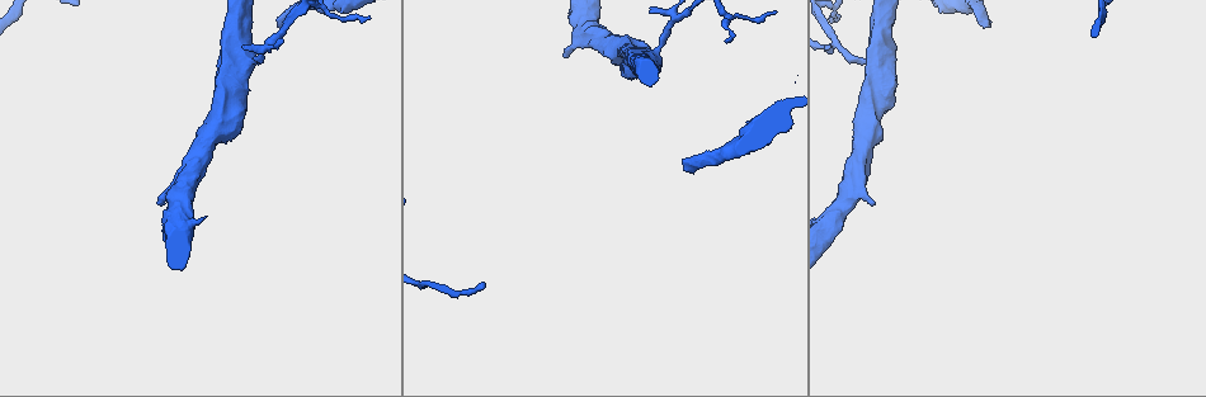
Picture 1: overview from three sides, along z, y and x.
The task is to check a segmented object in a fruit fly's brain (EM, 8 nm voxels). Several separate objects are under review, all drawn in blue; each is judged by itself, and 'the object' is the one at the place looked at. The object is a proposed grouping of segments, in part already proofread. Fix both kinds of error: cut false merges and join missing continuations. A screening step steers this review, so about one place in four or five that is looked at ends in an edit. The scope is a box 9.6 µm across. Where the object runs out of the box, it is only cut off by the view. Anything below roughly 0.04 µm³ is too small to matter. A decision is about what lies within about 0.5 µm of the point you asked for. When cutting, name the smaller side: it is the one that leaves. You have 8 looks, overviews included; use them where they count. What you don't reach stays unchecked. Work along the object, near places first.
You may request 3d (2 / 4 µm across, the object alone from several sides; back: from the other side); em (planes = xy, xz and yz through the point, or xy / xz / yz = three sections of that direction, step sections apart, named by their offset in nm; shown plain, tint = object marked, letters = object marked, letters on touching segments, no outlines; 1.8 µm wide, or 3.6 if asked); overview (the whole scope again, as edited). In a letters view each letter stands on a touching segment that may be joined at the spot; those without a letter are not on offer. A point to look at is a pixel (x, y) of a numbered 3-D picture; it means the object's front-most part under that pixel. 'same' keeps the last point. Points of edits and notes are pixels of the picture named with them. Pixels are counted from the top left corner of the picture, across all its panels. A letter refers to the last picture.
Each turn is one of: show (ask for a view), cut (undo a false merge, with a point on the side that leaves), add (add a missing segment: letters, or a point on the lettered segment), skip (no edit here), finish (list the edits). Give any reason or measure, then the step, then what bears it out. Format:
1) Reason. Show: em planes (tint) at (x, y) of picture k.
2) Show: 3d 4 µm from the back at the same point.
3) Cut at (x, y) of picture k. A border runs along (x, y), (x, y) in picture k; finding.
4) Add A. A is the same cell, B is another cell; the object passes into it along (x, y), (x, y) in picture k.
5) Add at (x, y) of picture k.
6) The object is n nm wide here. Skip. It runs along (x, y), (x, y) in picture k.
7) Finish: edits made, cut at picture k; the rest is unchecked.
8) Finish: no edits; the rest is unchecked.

Branch stops here. Show: 3d 4 µm at (158, 201) of picture 1.

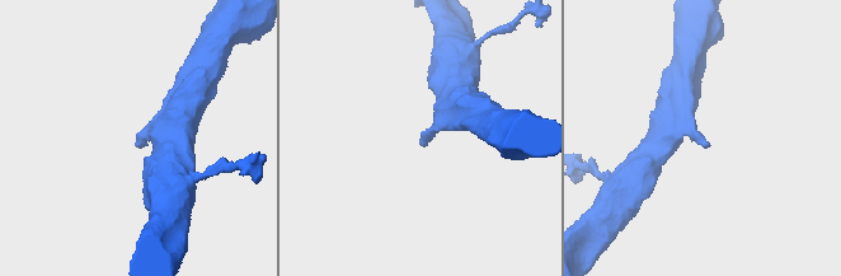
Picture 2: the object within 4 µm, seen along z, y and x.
Show: em yz step 4 (tint) at (422, 144) of picture 2.

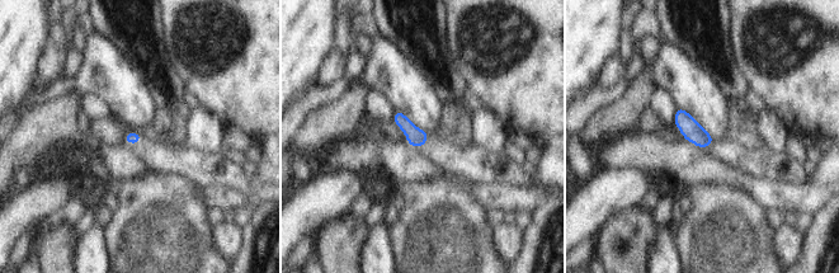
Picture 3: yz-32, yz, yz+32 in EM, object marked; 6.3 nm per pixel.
Show: em planes (letters) at the same point.

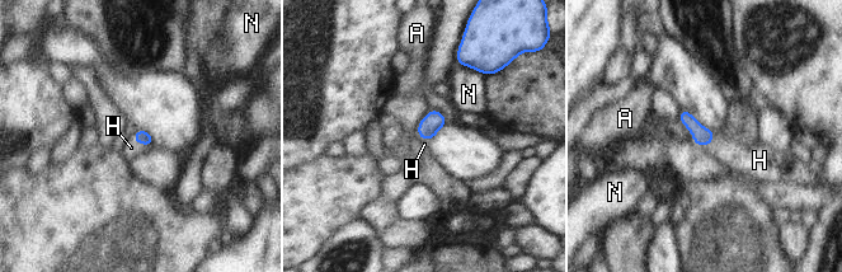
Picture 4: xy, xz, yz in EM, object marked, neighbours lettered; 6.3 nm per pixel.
Add H. H is the same cell, A and N are other cells; the neuron continues.

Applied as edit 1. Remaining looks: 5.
See it whole again. Show: overview.

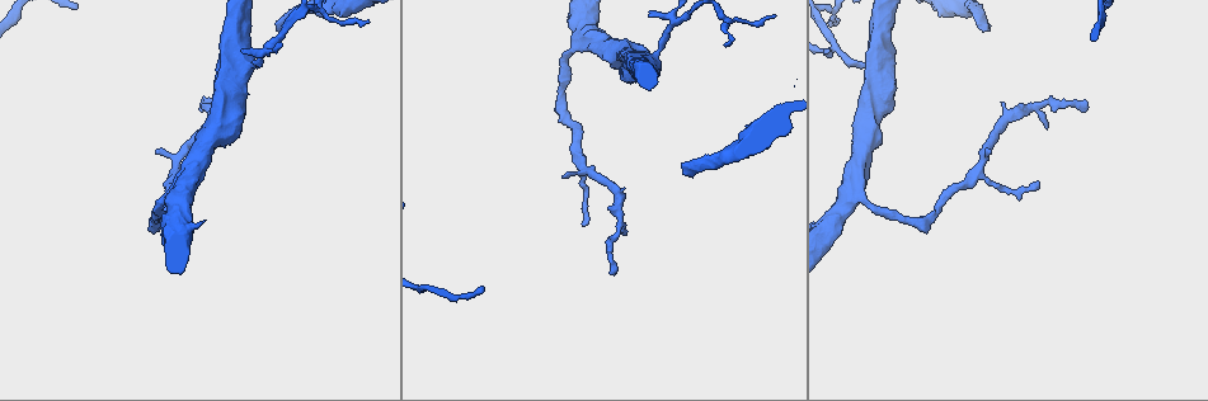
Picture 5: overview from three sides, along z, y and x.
Show: 3d 4 µm at (841, 56) of picture 5.

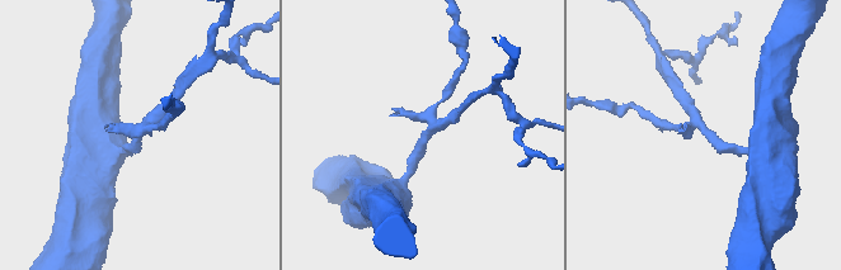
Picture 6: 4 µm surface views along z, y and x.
Now the EM. Show: em xy step 16 (letters) at (708, 131) of picture 6.

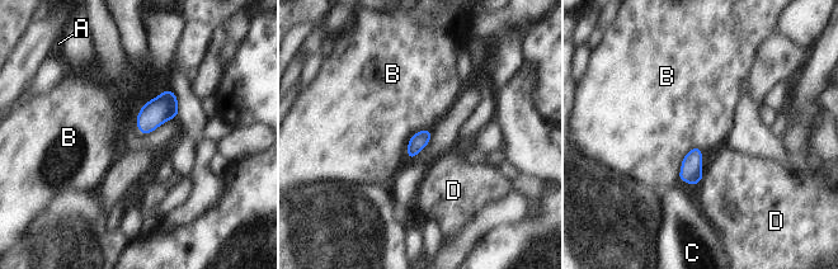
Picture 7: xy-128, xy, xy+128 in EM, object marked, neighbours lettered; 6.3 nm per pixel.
The longest contact is with B, 260 nm. Skip. A, B, C and D are other cells; a border runs along (432, 130), (409, 140), (406, 159) in picture 7; one neuron here.

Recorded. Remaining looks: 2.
Free end. Show: em xz step 4 (tint) at (616, 273) of picture 5.

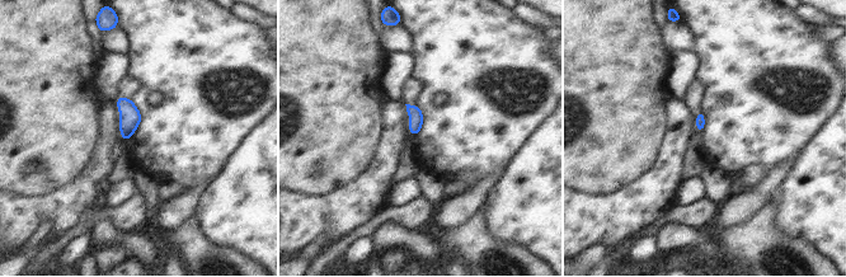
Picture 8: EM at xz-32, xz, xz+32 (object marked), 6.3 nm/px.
Show: em xz step 4 (letters) at the same point.

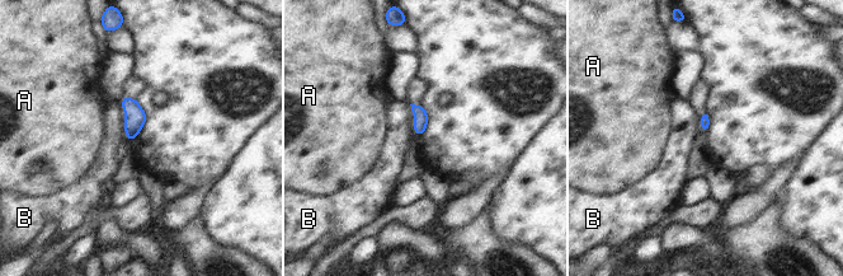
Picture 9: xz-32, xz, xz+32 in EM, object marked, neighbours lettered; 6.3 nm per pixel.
Skip. A and B are other cells; a border runs along (119, 103), (127, 140) in picture 9; no lettered segment goes on from it.

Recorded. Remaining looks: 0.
Finish: edits made, add at picture 4; the rest is unchecked.

